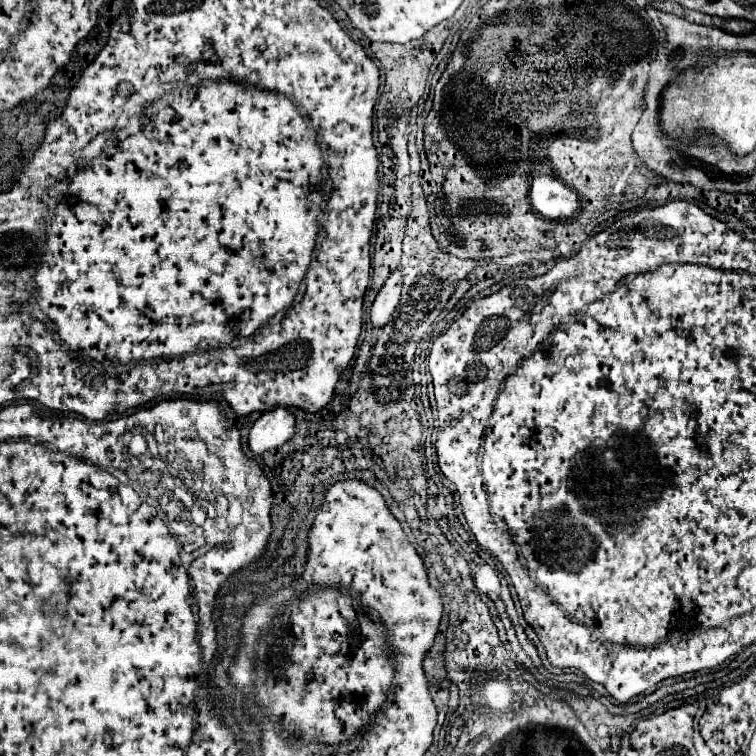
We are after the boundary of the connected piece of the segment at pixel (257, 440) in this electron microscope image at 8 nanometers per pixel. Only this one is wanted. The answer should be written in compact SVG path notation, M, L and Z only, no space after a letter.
M273 408L253 424L249 432L249 448L253 454L277 448L295 434L295 416L287 408Z

